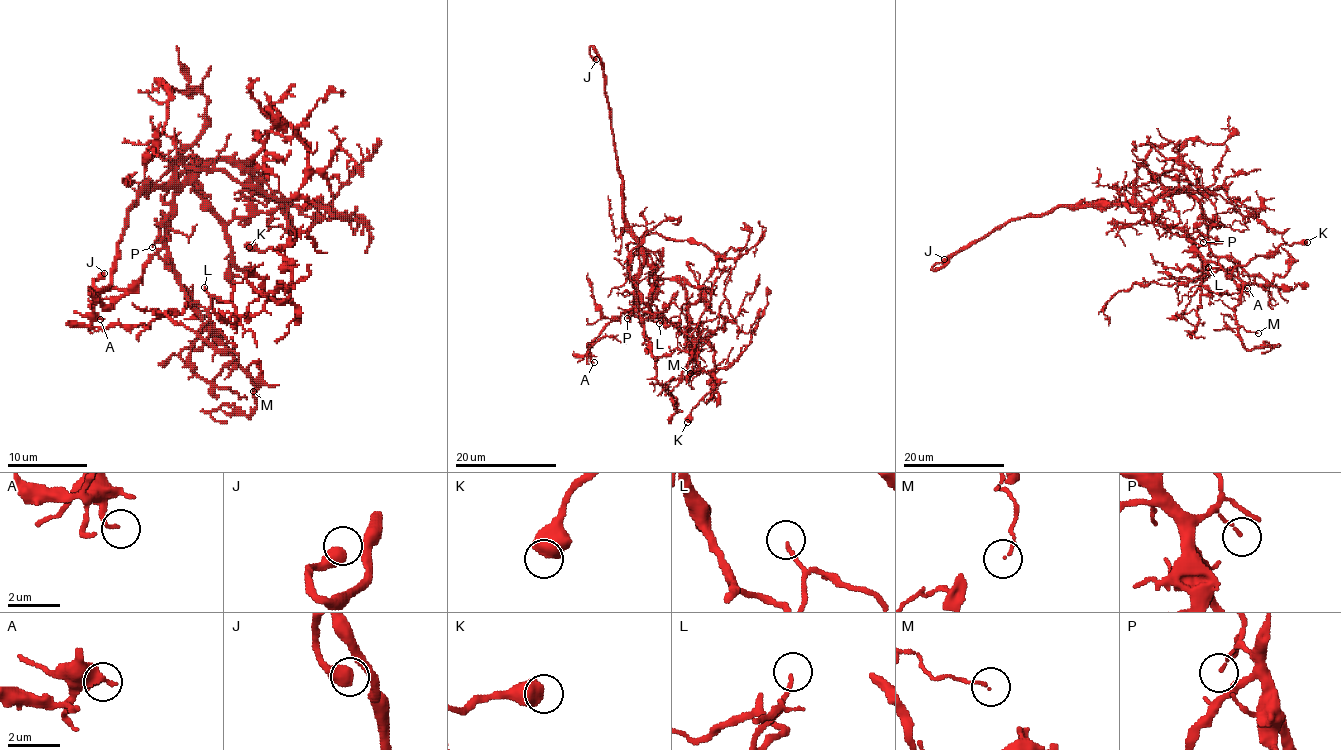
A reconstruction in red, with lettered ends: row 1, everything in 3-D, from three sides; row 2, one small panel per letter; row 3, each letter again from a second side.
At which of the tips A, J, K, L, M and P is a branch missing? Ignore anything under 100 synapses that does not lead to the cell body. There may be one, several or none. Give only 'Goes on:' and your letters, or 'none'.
Goes on: J

